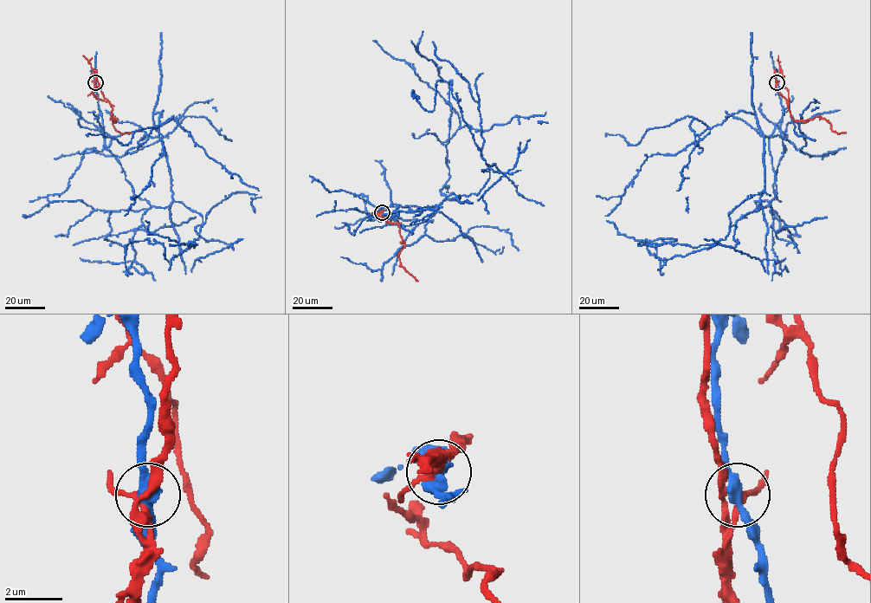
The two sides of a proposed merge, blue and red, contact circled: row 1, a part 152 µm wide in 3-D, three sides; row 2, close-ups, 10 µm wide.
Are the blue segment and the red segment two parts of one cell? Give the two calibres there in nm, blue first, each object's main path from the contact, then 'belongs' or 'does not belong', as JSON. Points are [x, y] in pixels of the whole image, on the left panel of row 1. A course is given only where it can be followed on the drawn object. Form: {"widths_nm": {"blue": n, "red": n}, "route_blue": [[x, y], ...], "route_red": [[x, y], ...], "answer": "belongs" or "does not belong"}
{"widths_nm": {"blue": 380, "red": 160}, "route_blue": [[95, 82], [103, 131], [158, 136], [172, 198], [202, 217], [169, 262], [158, 243], [130, 243], [125, 275]], "route_red": [[94, 82], [93, 94], [109, 102], [111, 118], [118, 119], [112, 116], [113, 127], [122, 133], [131, 132]], "answer": "does not belong"}

